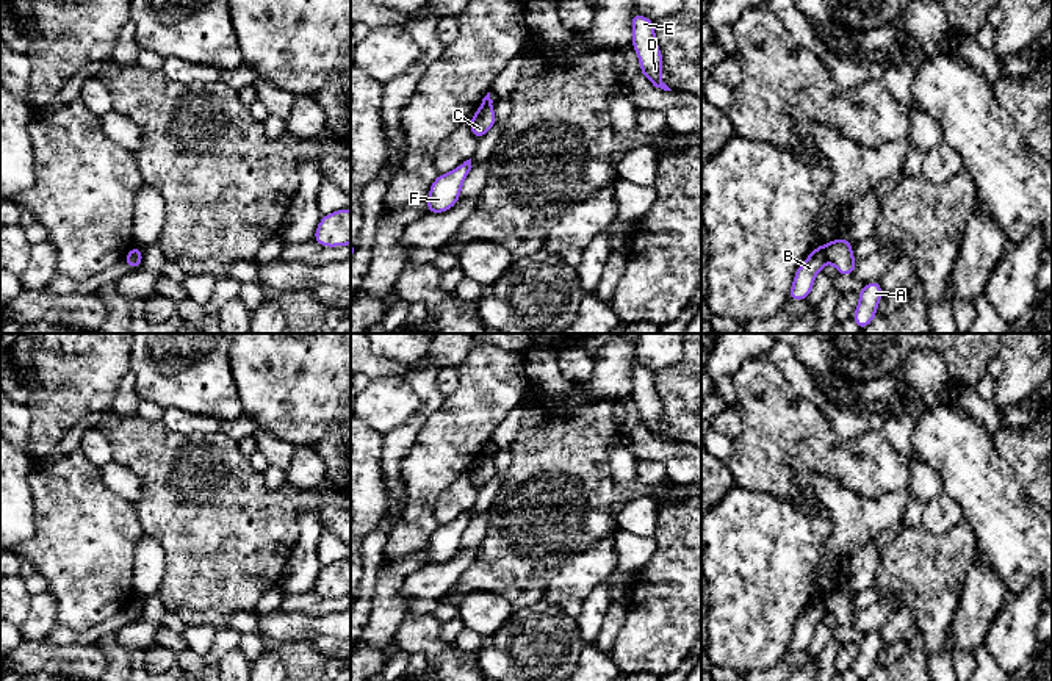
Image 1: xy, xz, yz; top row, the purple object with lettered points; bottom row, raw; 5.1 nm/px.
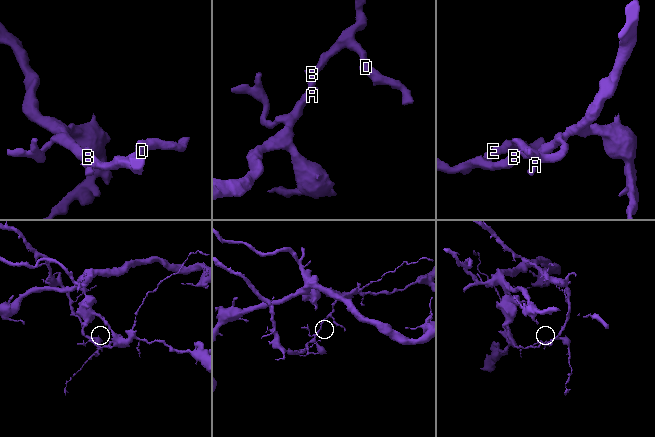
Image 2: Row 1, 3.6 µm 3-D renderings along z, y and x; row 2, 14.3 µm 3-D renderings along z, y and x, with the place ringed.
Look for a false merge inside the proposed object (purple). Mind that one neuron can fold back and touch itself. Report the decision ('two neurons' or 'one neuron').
two neurons

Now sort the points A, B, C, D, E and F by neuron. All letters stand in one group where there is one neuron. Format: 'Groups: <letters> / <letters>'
Groups: A C F / B D E

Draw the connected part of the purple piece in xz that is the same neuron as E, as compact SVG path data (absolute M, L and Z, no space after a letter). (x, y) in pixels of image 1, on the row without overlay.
M637 362L632 365L632 398L640 412L640 424L645 426L653 437L664 441L672 441L665 434L661 432L662 424L662 404L659 401L654 387L654 373Z

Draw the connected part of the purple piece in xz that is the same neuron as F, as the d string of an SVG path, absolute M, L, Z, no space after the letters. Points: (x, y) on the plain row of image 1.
M470 509L460 513L454 521L440 524L431 535L426 564L445 564L451 560L460 549L463 531L467 529L471 518Z

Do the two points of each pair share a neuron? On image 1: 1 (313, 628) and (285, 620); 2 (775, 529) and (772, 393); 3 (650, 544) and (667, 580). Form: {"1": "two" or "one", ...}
{"1": "one", "2": "two", "3": "two"}

